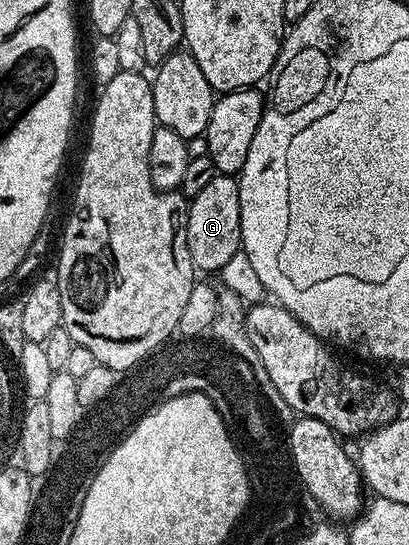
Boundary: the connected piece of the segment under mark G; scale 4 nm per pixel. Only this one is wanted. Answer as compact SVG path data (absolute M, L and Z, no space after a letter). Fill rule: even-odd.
M214 174L211 180L189 201L186 210L186 241L190 257L199 273L221 273L232 254L242 251L240 230L240 190L230 174Z

